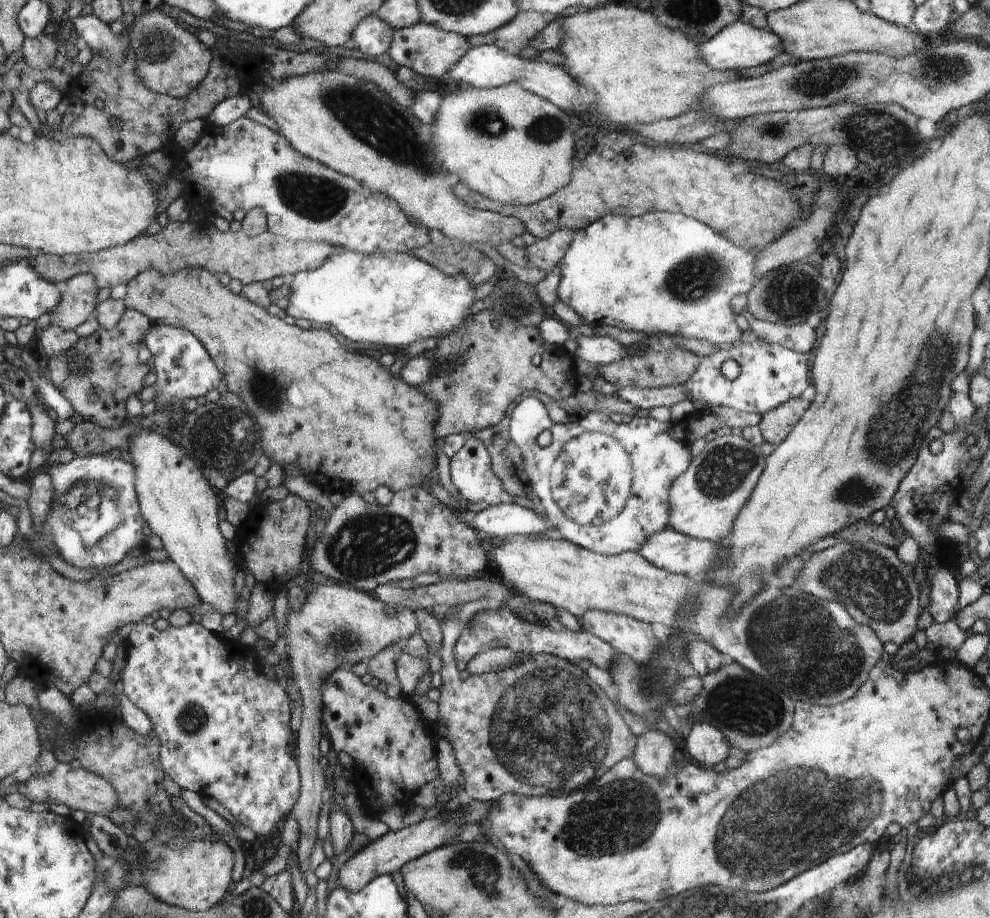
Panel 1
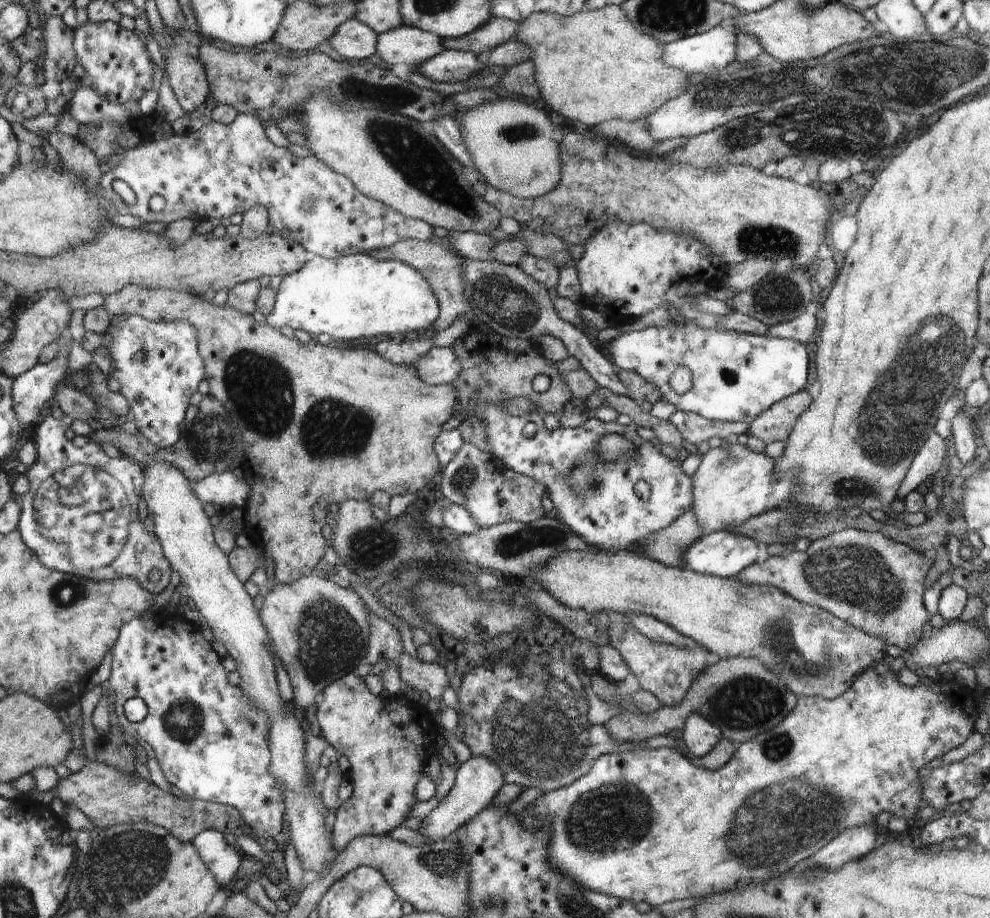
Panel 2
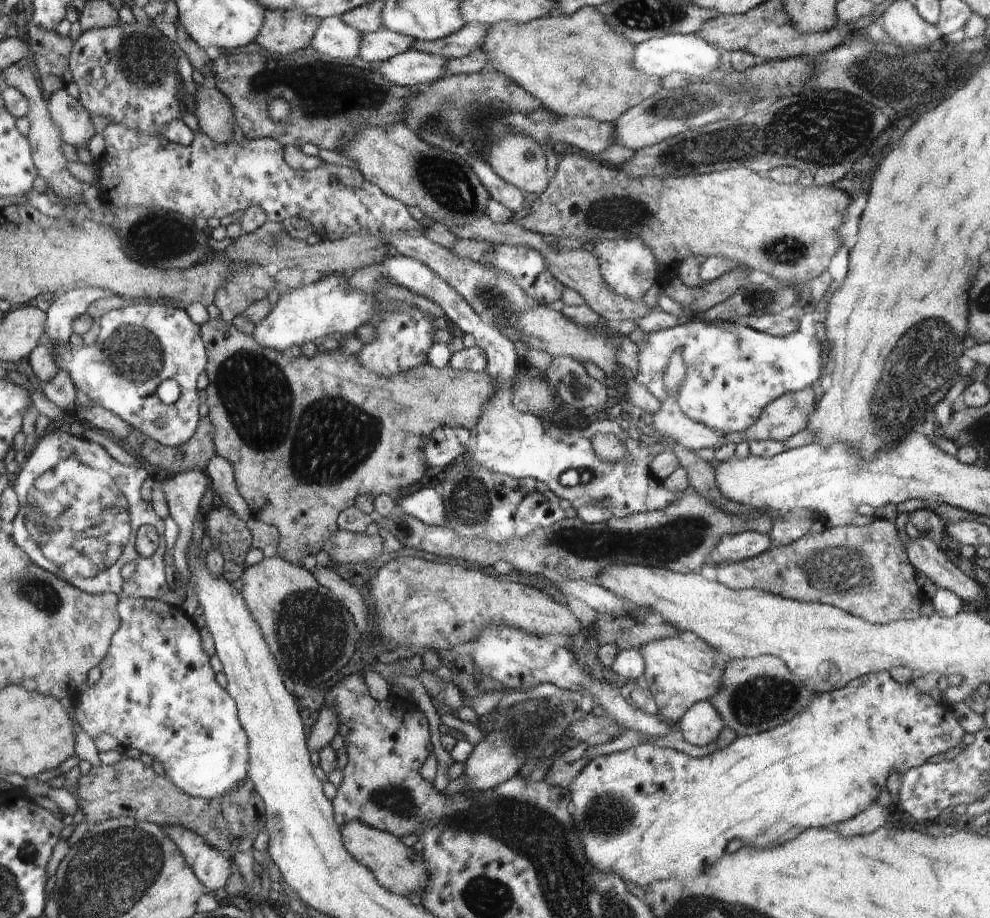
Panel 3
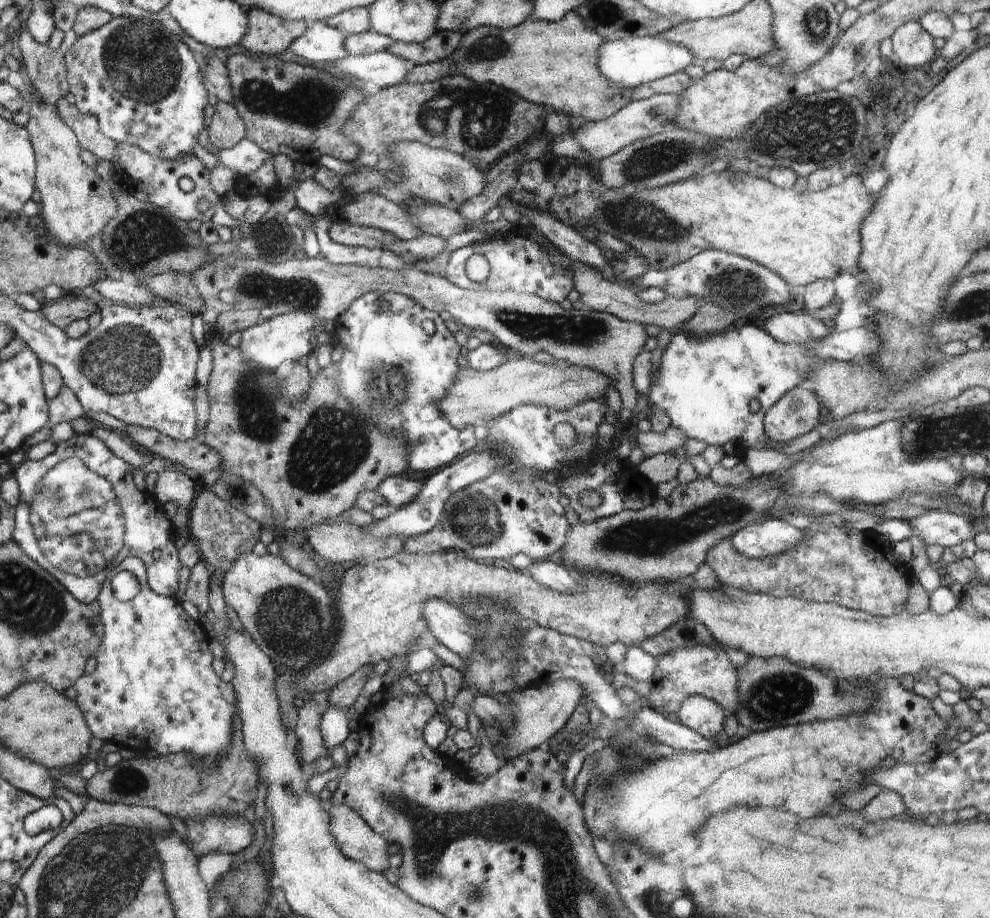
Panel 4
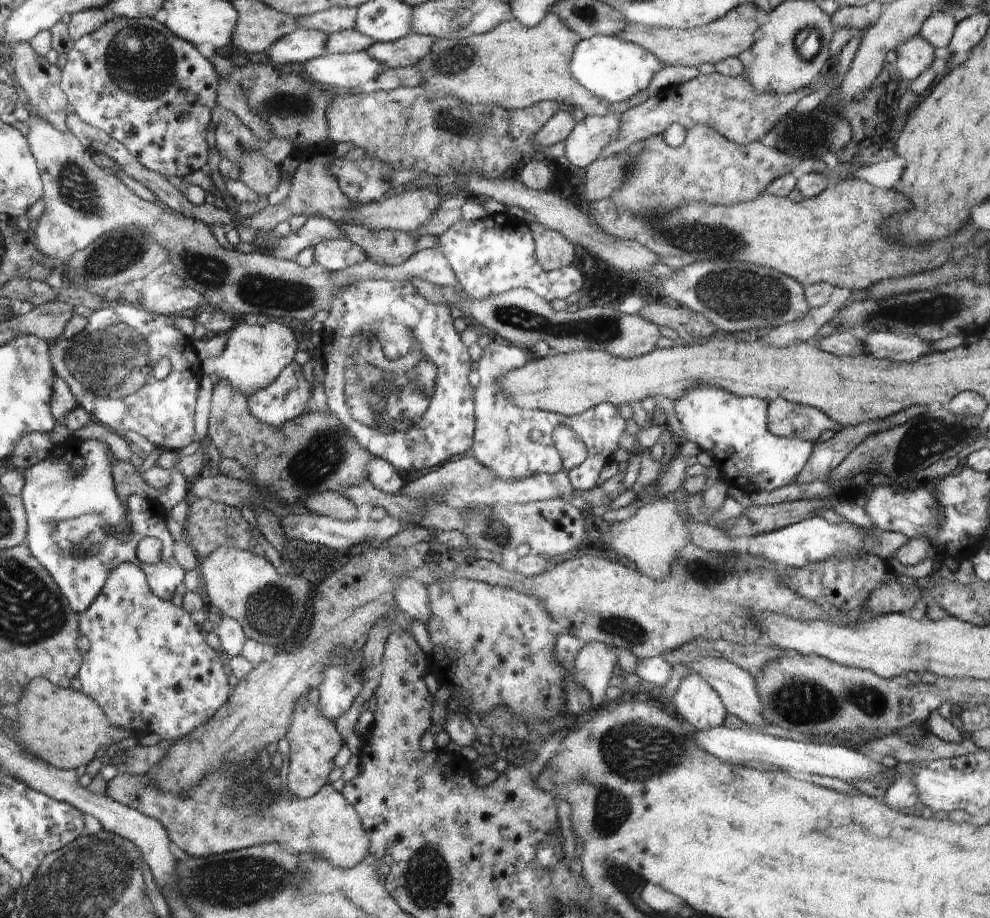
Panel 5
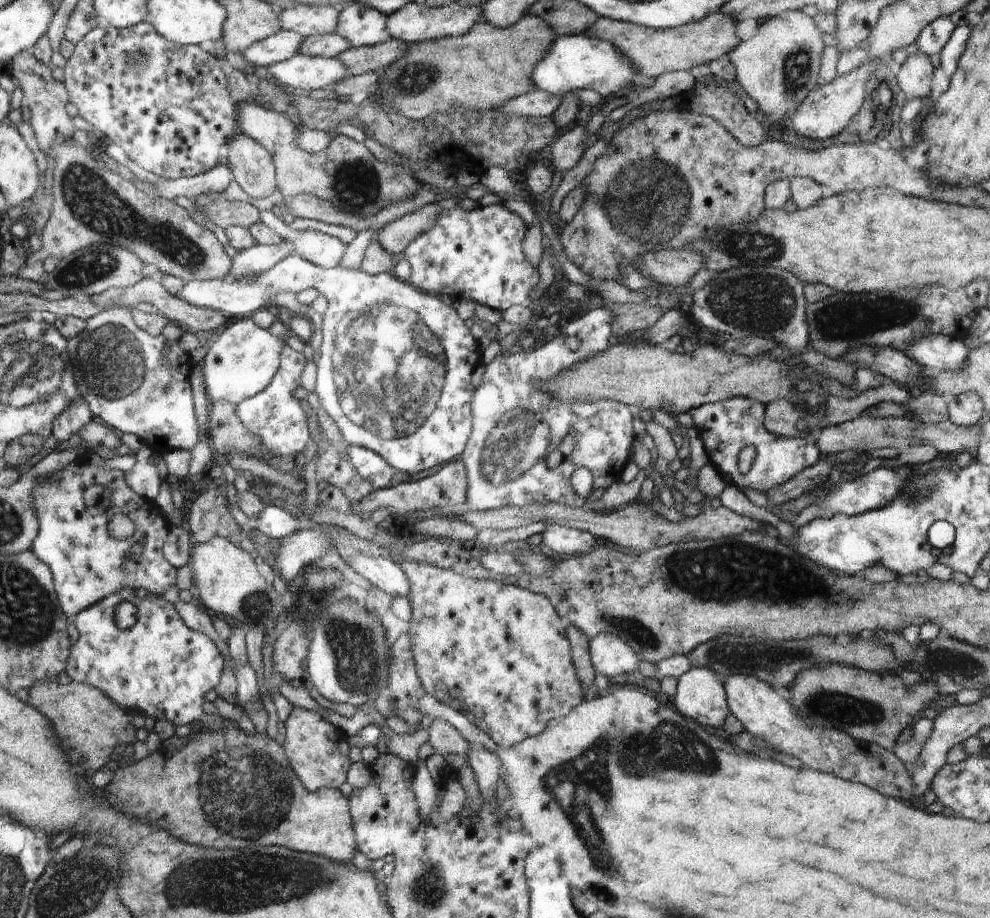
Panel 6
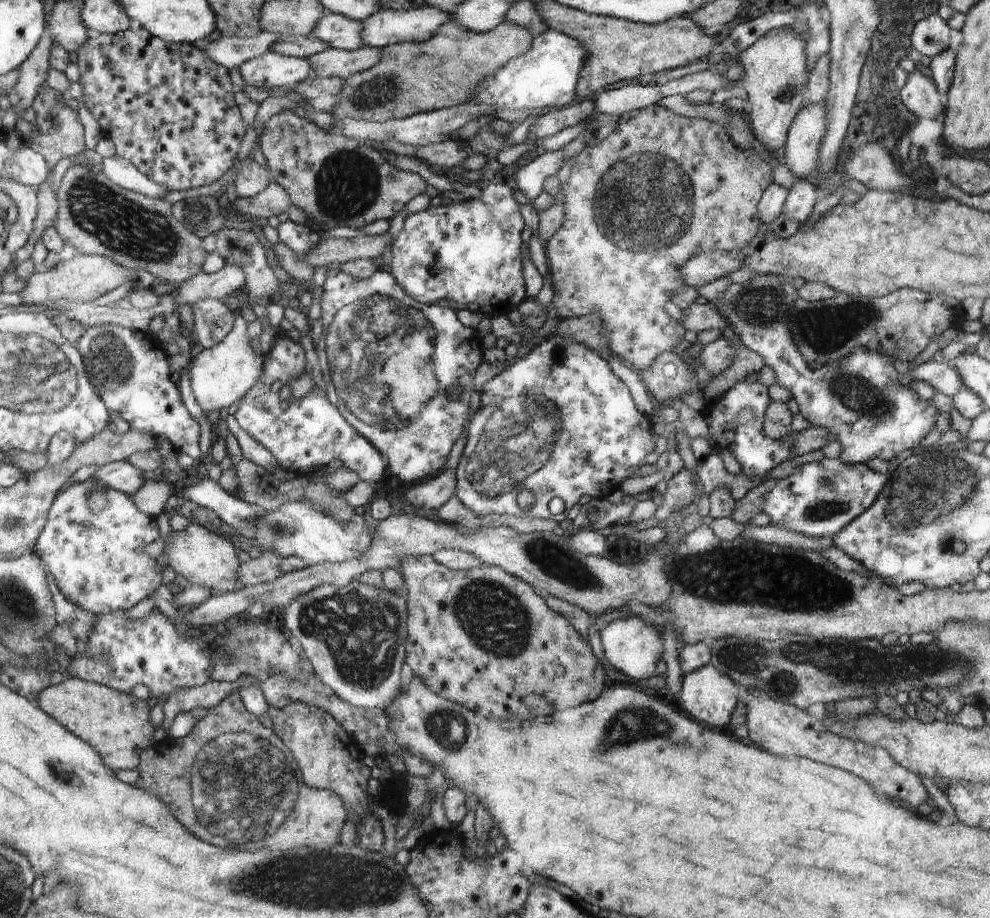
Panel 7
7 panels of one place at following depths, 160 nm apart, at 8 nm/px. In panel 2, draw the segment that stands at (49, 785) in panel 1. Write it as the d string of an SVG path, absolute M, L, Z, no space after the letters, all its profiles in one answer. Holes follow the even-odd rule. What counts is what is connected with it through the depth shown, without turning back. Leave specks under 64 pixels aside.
M96 760L88 761L78 772L70 773L68 777L59 780L52 791L66 808L76 807L92 820L97 830L130 820L161 826L184 842L194 840L196 835L208 829L223 835L232 834L236 838L241 834L250 836L252 831L252 838L257 838L254 830L246 824L239 808L230 807L229 804L211 803L209 800L184 800L160 789L154 783L146 782L140 776L128 777L117 768Z

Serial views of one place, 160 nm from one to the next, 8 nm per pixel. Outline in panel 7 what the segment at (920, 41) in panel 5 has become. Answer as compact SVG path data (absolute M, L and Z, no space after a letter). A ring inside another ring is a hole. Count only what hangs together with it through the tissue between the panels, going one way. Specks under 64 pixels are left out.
M918 68L908 73L908 78L899 90L904 106L918 118L936 118L942 112L938 102L938 90L930 77L926 77Z

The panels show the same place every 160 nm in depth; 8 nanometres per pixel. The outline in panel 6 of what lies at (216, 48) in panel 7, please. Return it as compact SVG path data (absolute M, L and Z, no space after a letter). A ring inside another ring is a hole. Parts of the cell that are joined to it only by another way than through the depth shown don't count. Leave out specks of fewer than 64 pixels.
M280 30L267 39L252 44L242 52L250 64L270 66L299 54L304 37L297 32Z

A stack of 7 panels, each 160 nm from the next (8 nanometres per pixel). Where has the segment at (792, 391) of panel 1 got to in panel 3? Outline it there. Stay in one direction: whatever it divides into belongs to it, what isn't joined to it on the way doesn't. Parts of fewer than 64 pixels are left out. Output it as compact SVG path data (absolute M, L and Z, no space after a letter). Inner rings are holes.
M692 318L675 327L668 327L647 335L646 343L637 344L638 370L634 378L643 384L656 400L664 402L667 392L663 385L663 374L672 353L678 351L687 366L687 379L677 398L680 411L689 421L696 421L710 430L720 431L725 435L745 431L758 420L764 407L773 400L784 393L801 391L803 388L810 387L816 379L820 378L822 339L805 334L802 332L802 327L788 336L779 337L754 330L741 321L712 322L702 318Z

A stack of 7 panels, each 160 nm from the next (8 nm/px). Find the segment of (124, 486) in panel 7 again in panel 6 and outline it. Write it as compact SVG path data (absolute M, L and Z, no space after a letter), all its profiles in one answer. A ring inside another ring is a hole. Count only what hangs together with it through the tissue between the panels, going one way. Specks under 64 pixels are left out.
M142 446L136 452L136 464L134 467L124 472L126 484L134 491L143 497L155 500L162 484L158 468L153 460L153 450L148 446Z

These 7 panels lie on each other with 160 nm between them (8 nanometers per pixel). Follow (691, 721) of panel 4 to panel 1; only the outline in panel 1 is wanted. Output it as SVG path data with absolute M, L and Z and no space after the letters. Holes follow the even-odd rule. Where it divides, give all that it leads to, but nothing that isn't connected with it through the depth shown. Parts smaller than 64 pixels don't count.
M696 722L690 734L684 740L685 748L703 767L724 762L728 756L729 742L726 737L711 724Z

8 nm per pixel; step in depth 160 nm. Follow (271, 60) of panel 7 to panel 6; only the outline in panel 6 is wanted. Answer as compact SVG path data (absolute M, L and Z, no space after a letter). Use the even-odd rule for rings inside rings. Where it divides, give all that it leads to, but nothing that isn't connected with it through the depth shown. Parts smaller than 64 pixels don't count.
M302 54L270 65L269 70L277 84L310 91L318 88L332 90L335 85L352 75L349 74L347 65L336 57L324 58Z

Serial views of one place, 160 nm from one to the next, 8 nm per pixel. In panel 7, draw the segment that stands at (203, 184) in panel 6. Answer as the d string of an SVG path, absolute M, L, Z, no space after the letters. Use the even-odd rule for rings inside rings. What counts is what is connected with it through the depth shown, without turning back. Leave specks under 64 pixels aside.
M118 155L103 158L102 163L96 166L96 170L104 173L122 188L147 197L162 199L169 192L163 184L158 184L148 175L142 174L130 160Z

